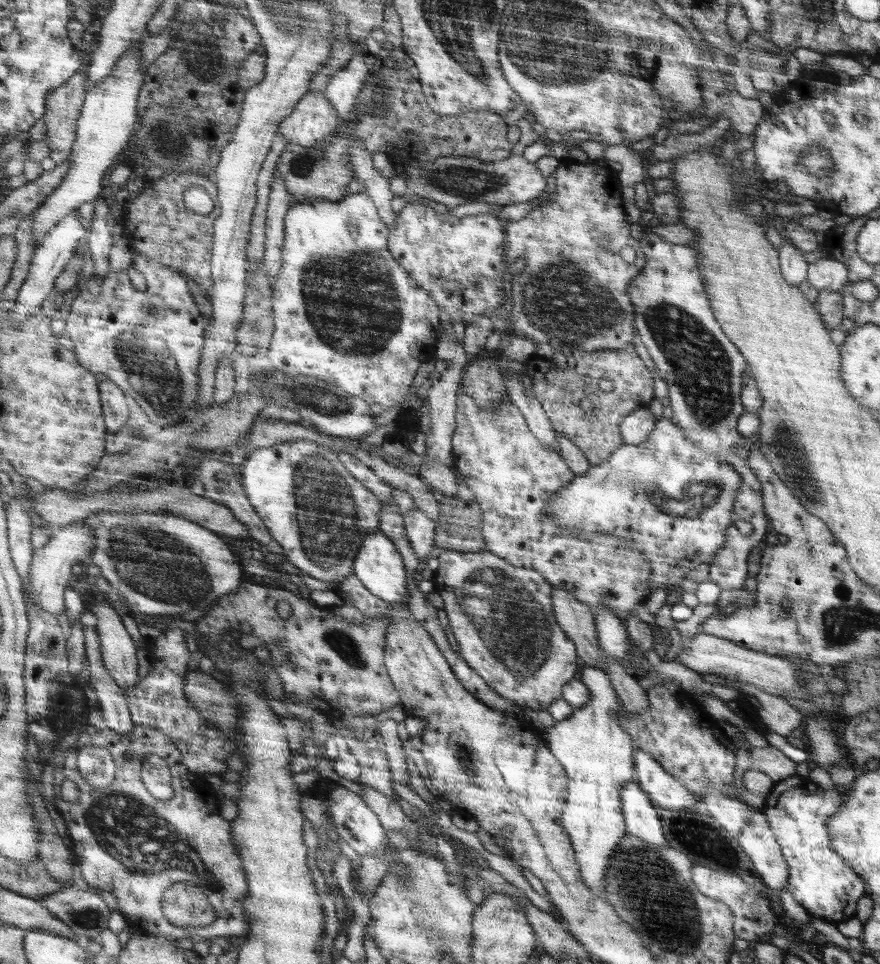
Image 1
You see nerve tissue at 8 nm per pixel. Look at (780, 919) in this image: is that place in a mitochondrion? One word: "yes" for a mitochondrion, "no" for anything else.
no

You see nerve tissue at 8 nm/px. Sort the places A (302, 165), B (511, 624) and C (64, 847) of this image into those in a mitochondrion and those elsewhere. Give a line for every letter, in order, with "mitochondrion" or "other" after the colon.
A: mitochondrion
B: mitochondrion
C: other

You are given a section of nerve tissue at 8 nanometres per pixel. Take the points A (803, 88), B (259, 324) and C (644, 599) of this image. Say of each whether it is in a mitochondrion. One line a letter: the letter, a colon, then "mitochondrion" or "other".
A: other
B: mitochondrion
C: other

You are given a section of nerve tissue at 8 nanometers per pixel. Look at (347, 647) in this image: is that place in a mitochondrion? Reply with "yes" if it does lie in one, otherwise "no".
yes

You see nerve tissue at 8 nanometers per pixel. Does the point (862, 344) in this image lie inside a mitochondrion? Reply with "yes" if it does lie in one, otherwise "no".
no

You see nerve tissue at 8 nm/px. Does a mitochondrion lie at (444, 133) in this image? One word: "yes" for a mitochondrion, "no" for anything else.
no

